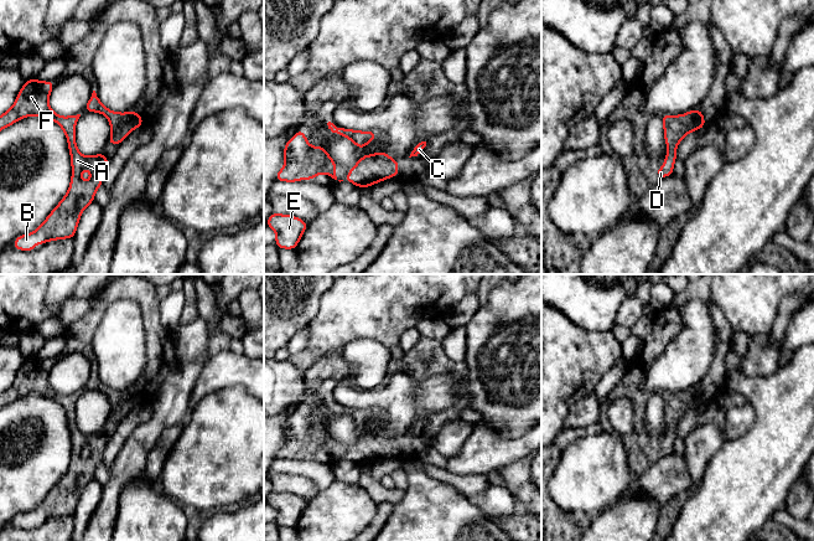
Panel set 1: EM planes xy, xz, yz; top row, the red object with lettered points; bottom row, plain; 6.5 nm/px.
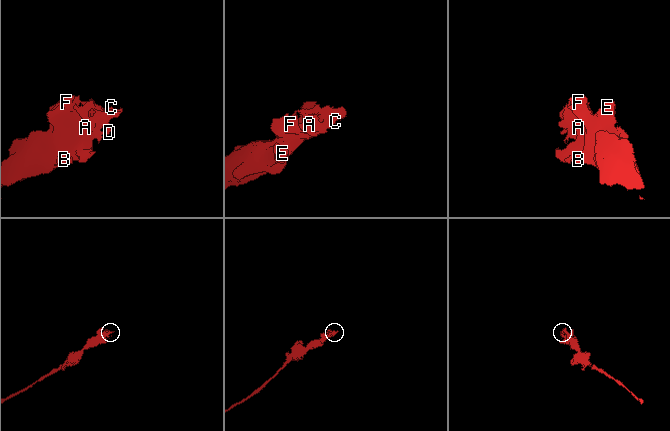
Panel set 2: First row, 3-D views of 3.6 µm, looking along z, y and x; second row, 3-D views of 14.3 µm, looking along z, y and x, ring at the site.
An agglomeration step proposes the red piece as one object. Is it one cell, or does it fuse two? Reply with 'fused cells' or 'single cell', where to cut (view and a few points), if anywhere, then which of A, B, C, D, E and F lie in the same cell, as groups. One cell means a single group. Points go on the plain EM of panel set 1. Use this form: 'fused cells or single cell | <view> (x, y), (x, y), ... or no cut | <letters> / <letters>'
single cell | no cut | A B C D E F

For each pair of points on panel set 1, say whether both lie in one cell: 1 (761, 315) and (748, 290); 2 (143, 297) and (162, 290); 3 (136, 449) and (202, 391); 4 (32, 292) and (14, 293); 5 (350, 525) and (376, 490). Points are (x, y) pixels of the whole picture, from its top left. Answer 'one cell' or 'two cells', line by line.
1: one cell
2: two cells
3: two cells
4: one cell
5: two cells

